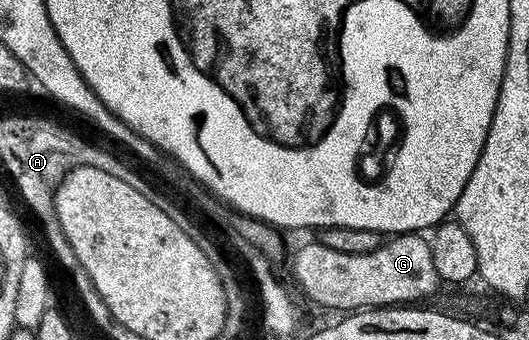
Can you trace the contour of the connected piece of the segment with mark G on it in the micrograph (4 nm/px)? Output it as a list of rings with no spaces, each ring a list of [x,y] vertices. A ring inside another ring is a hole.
[[[418,232],[395,235],[374,252],[363,255],[333,252],[312,240],[293,256],[292,278],[310,301],[328,310],[340,310],[336,312],[412,304],[427,299],[427,294],[442,286],[432,261],[430,240]]]

